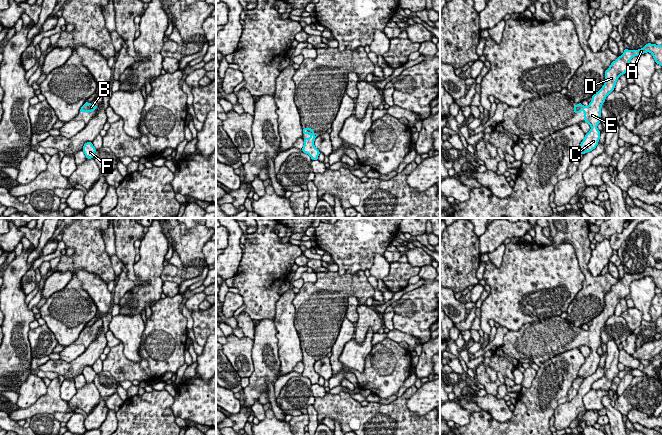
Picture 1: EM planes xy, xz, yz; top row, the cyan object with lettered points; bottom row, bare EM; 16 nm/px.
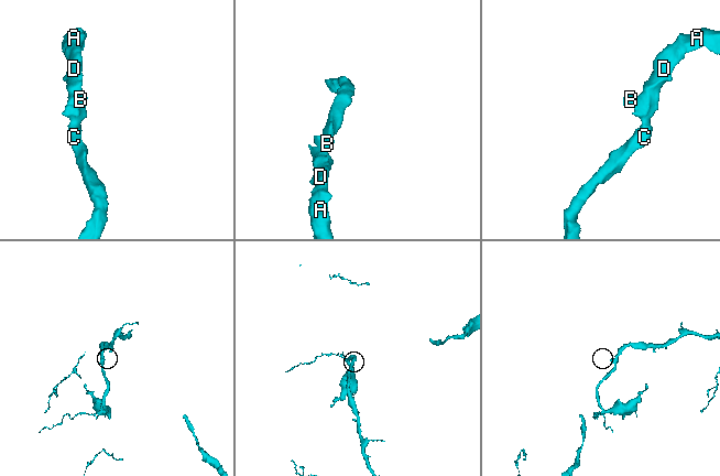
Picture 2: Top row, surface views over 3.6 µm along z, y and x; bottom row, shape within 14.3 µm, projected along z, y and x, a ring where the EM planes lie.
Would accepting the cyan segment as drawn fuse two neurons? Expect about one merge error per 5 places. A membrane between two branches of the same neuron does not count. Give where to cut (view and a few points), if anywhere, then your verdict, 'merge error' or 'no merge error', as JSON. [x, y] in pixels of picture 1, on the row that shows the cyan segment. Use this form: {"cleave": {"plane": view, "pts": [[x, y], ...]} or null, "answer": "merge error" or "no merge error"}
{"cleave": null, "answer": "no merge error"}

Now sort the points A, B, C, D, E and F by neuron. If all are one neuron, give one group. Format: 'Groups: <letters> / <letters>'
Groups: A B C D E F

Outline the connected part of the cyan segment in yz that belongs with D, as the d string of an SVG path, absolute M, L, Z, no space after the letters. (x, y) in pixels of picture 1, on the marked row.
M647 43L642 49L624 49L623 54L606 69L604 85L592 96L589 106L585 107L582 103L574 105L574 113L580 113L583 110L584 121L591 126L591 130L588 134L585 134L585 138L581 142L577 153L585 154L596 148L600 139L600 131L597 129L597 125L600 123L601 108L606 97L614 91L618 78L630 70L630 60L634 56L639 56L646 52L650 52L655 62L662 66L662 45Z

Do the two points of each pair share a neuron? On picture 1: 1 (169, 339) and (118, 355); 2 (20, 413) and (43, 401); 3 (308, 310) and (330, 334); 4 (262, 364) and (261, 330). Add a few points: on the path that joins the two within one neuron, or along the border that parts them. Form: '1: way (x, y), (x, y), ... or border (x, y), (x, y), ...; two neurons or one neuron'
1: way (156, 352), (142, 366), (130, 366); one neuron
2: way (26, 413), (37, 407); one neuron
3: way (308, 317), (323, 330); one neuron
4: way (261, 356), (261, 338); one neuron

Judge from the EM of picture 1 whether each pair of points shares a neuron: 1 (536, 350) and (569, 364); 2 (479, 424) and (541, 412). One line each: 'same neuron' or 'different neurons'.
1: different neurons
2: same neuron

